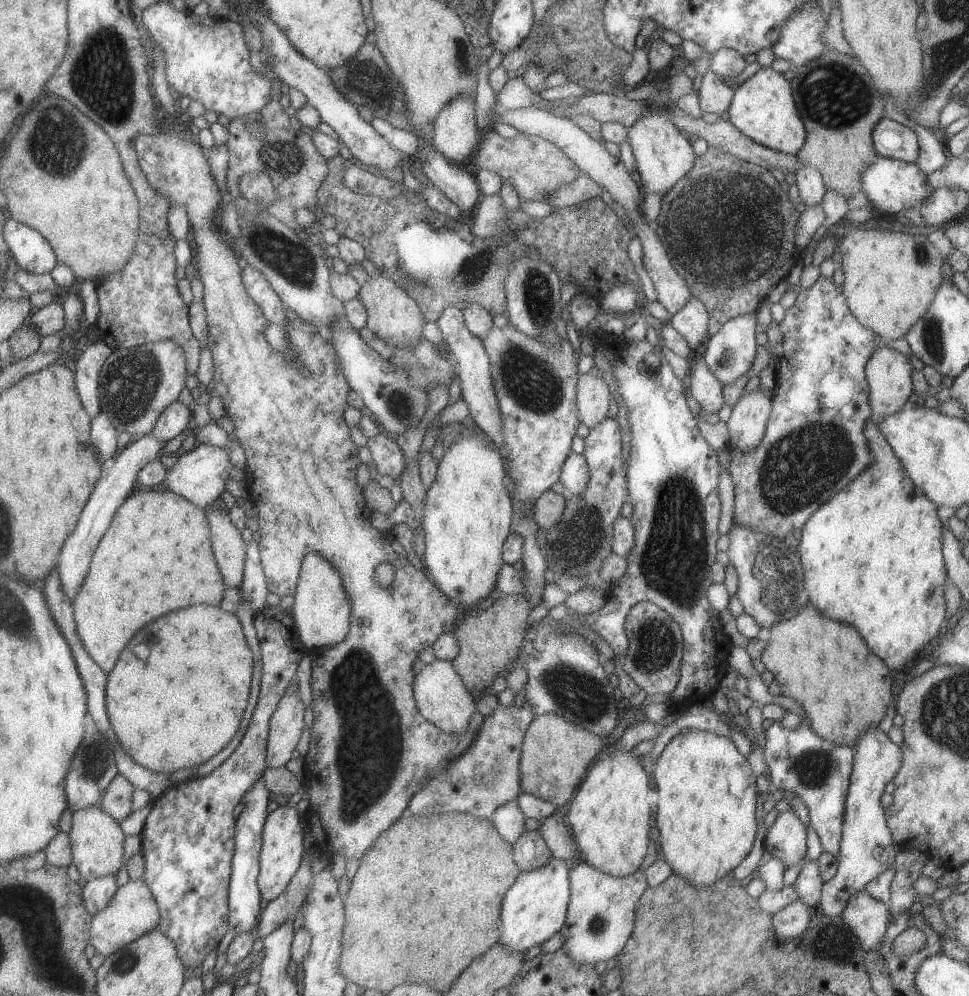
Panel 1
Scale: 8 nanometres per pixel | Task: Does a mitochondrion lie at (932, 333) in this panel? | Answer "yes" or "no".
yes

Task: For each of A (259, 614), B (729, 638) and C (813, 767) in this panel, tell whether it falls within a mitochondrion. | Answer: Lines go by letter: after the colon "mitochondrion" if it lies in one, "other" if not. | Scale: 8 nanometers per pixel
A: other
B: other
C: mitochondrion

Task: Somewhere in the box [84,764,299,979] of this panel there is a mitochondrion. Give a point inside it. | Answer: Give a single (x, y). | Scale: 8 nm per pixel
(124, 962)

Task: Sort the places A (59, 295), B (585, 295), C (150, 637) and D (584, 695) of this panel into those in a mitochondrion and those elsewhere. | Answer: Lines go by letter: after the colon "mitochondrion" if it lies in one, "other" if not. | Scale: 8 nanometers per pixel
A: other
B: other
C: other
D: mitochondrion

